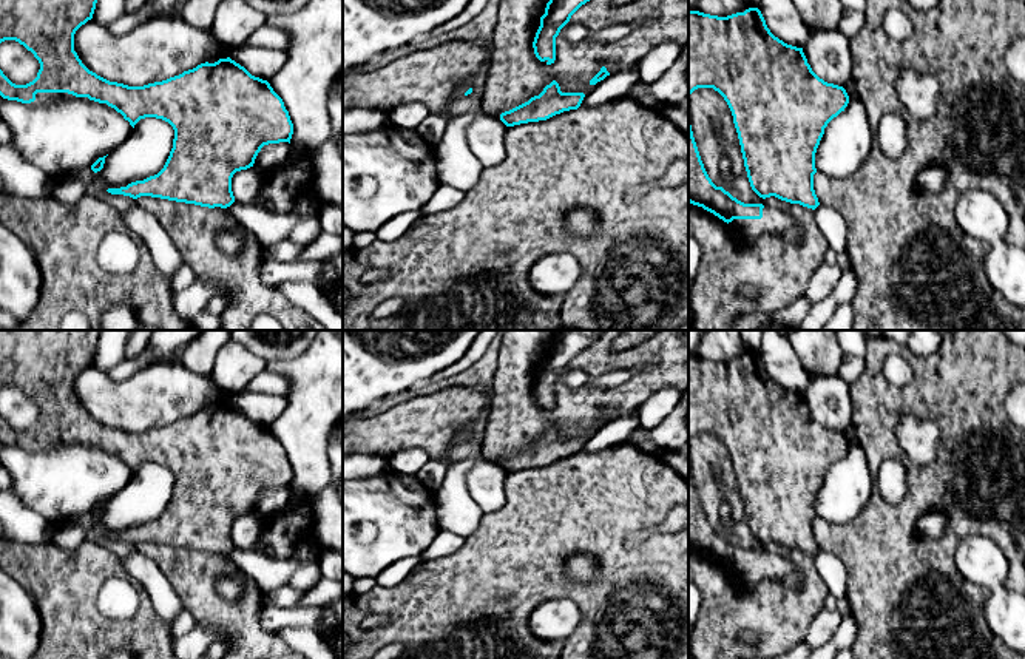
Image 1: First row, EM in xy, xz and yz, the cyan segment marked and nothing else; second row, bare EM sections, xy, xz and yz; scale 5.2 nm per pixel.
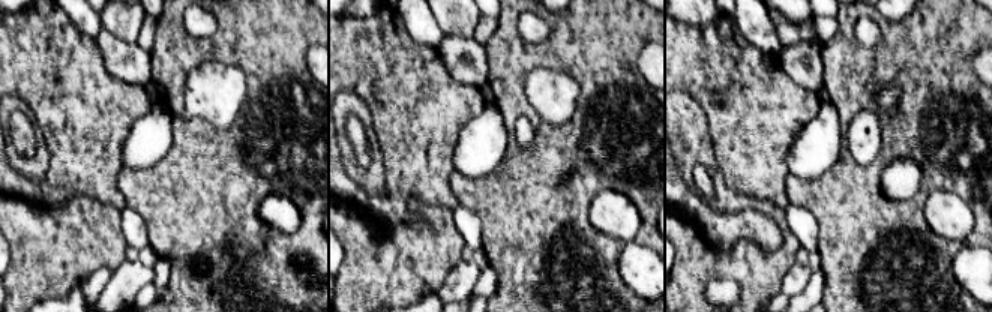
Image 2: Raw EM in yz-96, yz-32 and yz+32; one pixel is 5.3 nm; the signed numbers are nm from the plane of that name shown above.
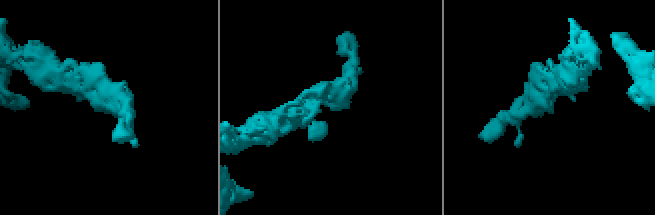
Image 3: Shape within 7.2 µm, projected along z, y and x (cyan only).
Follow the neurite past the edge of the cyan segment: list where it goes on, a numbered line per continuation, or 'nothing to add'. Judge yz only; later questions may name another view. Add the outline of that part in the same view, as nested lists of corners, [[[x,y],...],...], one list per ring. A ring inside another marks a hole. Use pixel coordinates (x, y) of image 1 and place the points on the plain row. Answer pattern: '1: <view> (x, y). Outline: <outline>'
1: yz (772, 568). Outline: [[[769,553],[763,554],[761,565],[733,565],[729,573],[744,590],[753,590],[763,580],[781,580],[793,588],[801,585],[801,573],[790,562]]]

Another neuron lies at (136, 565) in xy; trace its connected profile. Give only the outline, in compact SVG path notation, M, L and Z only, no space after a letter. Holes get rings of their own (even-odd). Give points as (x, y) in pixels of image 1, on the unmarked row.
M134 549L123 560L123 574L133 579L144 590L154 611L168 625L184 610L178 594L162 571L140 551Z

